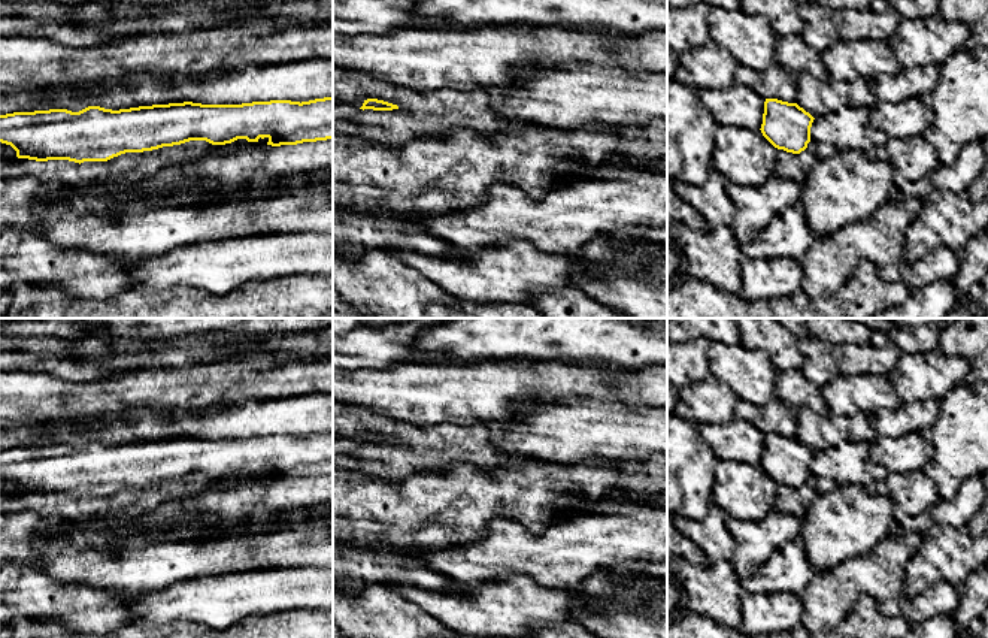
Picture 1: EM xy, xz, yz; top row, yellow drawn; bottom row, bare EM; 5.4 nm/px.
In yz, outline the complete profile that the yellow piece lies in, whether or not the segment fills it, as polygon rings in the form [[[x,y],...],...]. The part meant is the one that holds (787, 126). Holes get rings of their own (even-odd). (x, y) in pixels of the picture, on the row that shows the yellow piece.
[[[766,99],[761,133],[778,149],[800,154],[810,142],[813,117],[797,103]]]

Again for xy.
[[[333,97],[315,99],[301,103],[291,100],[252,102],[242,105],[201,105],[184,102],[119,111],[88,106],[79,112],[49,109],[0,115],[0,142],[10,145],[16,151],[18,158],[36,161],[69,160],[81,164],[84,161],[107,161],[125,152],[152,151],[163,146],[181,145],[190,140],[206,140],[212,145],[225,145],[237,139],[258,142],[260,137],[267,137],[267,145],[272,146],[333,139]]]

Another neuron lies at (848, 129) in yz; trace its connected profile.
[[[843,108],[816,117],[810,127],[810,139],[816,143],[831,143],[837,151],[858,149],[873,155],[889,137],[872,126],[870,109]]]

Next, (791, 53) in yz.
[[[801,34],[776,37],[775,61],[794,75],[809,73],[818,81],[830,81],[822,54],[809,46]]]

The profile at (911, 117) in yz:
[[[909,97],[900,102],[878,102],[870,109],[870,123],[888,137],[906,139],[922,134],[934,118],[933,111],[921,97]]]

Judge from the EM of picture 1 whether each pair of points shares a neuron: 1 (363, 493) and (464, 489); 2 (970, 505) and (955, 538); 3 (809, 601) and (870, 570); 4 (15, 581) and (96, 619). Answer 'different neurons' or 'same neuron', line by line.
1: same neuron
2: different neurons
3: same neuron
4: same neuron

